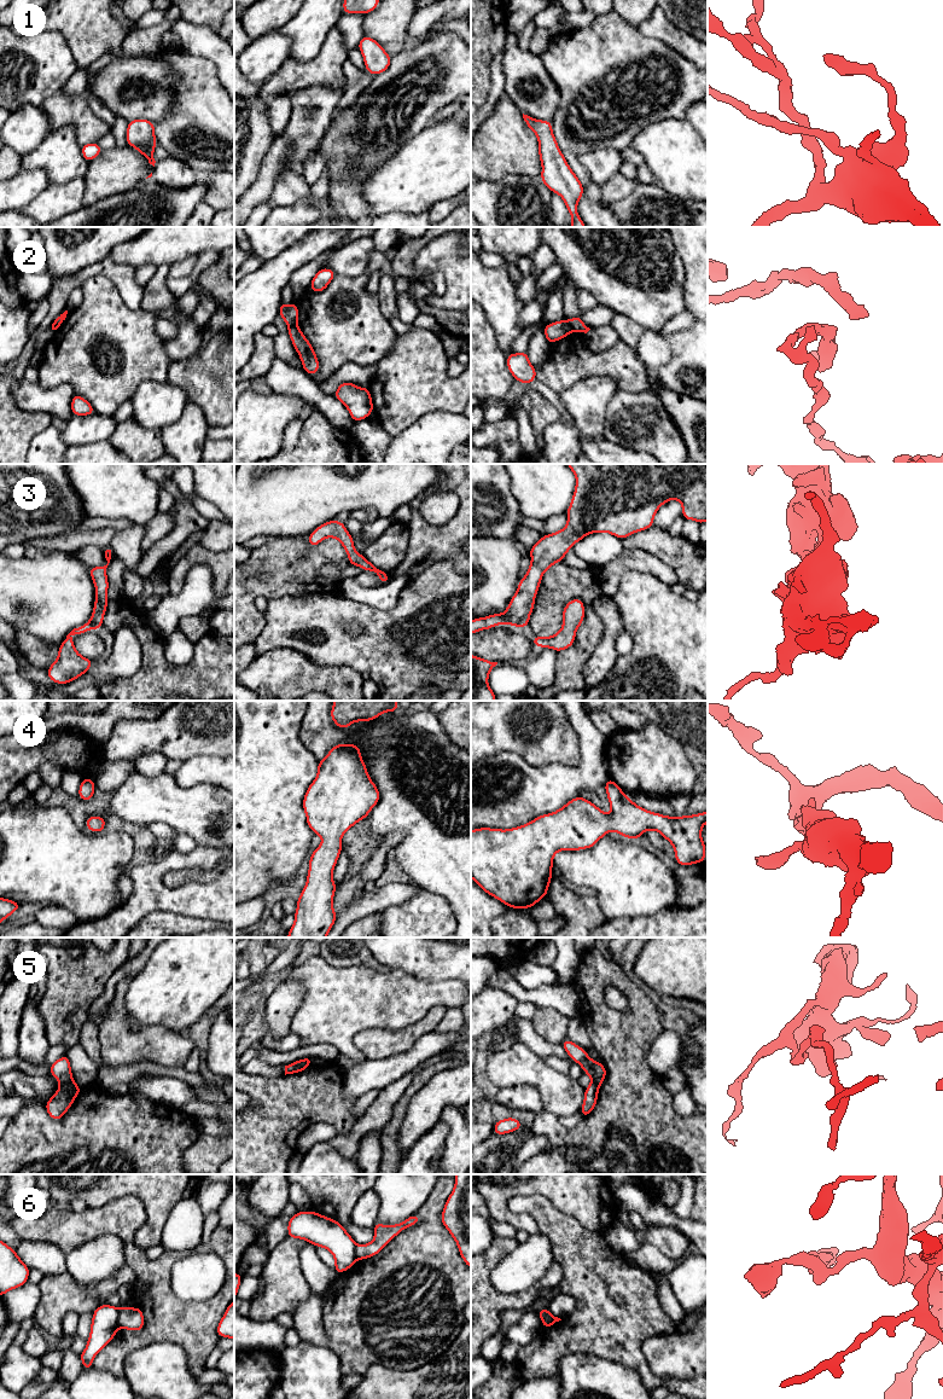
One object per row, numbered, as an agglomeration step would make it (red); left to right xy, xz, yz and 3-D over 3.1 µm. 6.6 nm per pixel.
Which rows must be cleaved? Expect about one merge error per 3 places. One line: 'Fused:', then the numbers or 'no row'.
Fused: 2, 5, 6

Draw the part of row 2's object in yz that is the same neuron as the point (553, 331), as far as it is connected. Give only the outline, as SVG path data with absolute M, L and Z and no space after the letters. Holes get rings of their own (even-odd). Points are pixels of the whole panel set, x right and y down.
M563 319L561 321L546 325L542 330L546 335L548 344L553 344L558 339L569 336L572 332L572 326L567 320Z

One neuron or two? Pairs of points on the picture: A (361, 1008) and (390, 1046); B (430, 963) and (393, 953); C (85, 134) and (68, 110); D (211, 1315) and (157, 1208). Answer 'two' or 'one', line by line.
A: two
B: one
C: one
D: two

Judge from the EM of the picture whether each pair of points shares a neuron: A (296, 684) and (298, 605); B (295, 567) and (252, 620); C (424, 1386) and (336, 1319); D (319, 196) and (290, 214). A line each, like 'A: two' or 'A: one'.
A: two
B: one
C: two
D: one

